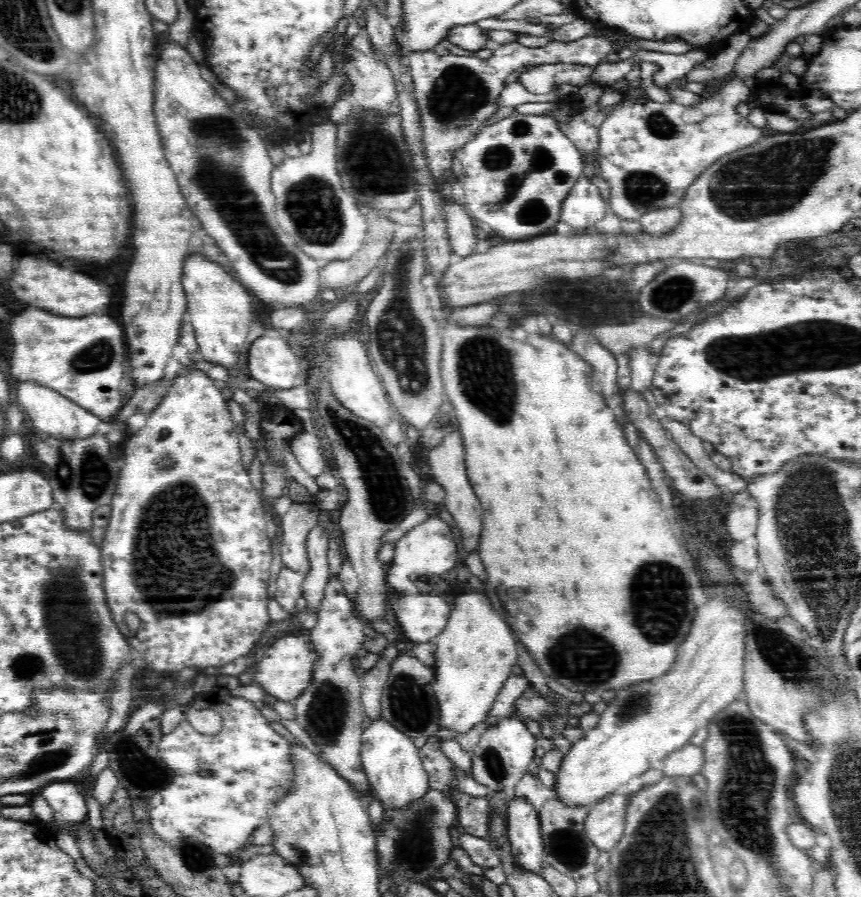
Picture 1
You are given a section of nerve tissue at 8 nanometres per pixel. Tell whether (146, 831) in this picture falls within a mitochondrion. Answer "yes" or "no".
no

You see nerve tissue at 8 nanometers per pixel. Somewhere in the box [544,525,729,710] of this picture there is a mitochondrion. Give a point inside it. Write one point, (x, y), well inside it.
(658, 598)

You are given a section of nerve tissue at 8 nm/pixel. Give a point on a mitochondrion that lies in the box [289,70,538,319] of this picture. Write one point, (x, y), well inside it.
(373, 162)

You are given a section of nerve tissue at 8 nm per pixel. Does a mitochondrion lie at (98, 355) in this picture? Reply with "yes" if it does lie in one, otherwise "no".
yes

